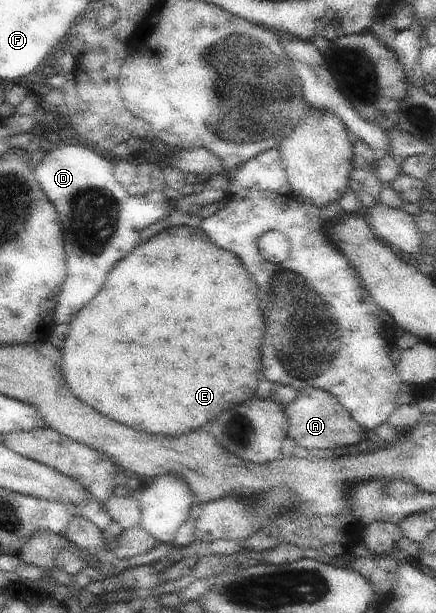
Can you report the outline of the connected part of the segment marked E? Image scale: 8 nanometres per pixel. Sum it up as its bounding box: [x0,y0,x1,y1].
[62,226,265,436]

